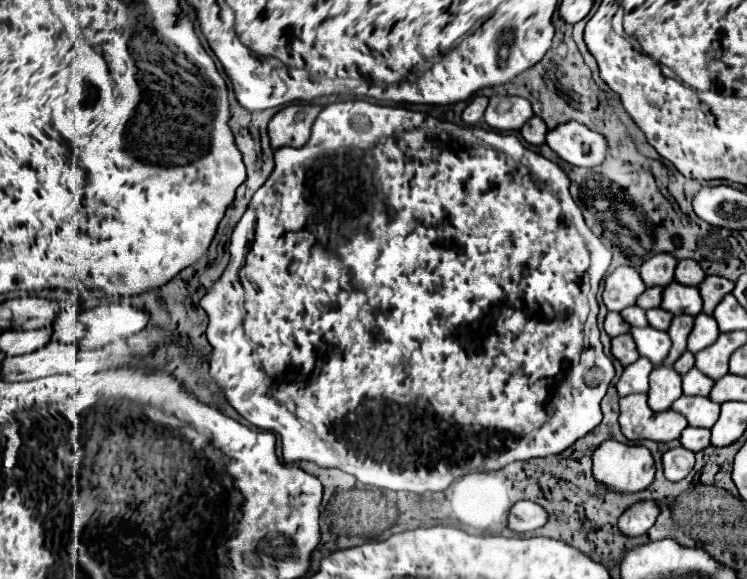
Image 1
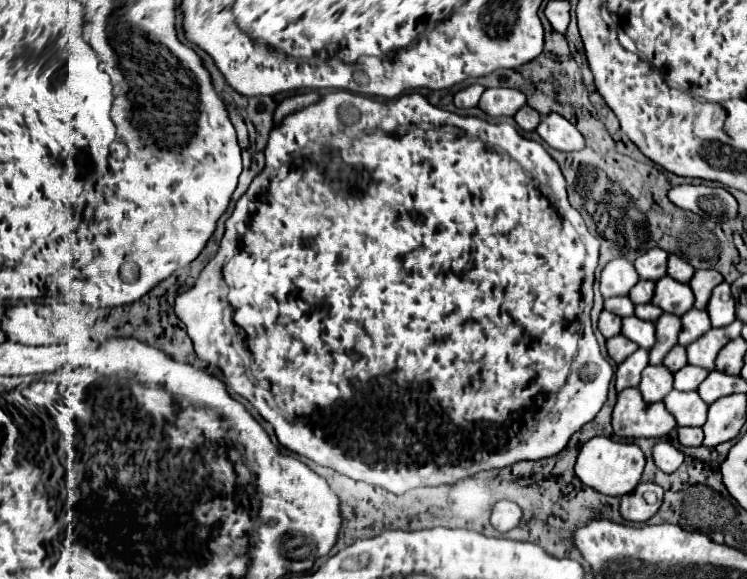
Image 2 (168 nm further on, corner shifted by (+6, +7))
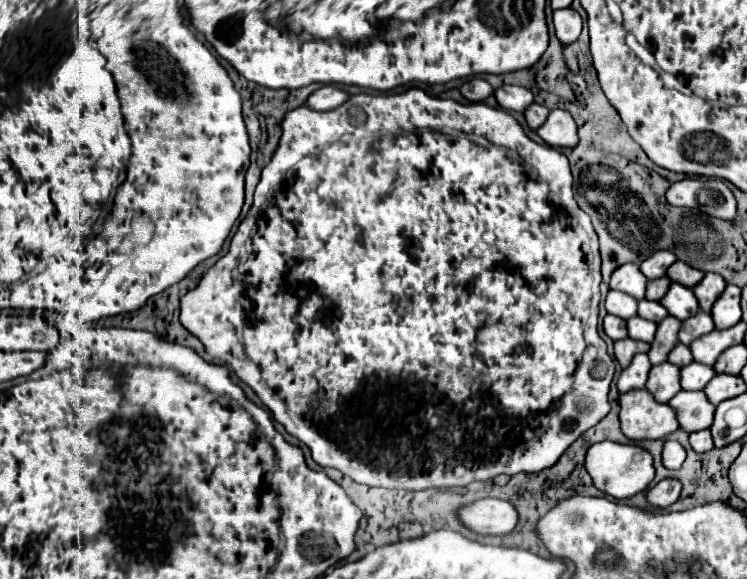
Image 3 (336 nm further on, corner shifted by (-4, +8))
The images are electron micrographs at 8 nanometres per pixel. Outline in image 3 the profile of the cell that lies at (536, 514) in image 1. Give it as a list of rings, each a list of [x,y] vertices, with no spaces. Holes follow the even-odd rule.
[[[484,498],[458,510],[458,520],[472,532],[482,536],[502,536],[514,530],[518,512],[506,500]]]

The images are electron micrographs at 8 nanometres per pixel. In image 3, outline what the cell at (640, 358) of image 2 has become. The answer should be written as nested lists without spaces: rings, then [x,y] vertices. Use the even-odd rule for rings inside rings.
[[[636,354],[632,358],[632,364],[628,368],[622,370],[620,378],[618,378],[618,390],[620,394],[628,392],[628,390],[636,390],[636,388],[644,388],[646,380],[648,380],[648,372],[650,372],[652,364],[648,360],[646,354]]]

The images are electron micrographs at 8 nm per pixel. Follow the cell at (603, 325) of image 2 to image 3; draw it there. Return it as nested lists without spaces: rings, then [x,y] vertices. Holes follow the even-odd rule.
[[[610,314],[604,318],[604,332],[606,332],[606,336],[612,338],[614,342],[628,336],[628,334],[626,334],[626,322],[624,322],[622,318],[610,316]]]

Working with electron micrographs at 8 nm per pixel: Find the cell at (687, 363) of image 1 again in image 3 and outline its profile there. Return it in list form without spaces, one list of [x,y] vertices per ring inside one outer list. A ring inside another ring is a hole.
[[[676,344],[674,348],[672,348],[672,352],[668,354],[668,362],[670,364],[676,364],[676,366],[686,366],[686,364],[690,364],[692,362],[692,354],[690,354],[690,348],[688,346],[684,346],[684,344]]]

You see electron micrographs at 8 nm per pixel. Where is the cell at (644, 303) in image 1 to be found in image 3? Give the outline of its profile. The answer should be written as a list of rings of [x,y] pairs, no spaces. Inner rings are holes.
[[[662,276],[662,280],[650,280],[648,290],[646,290],[646,300],[662,300],[662,296],[670,288],[670,278]]]

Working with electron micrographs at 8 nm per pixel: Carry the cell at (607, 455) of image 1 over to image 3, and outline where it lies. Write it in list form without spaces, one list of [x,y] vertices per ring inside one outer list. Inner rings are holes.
[[[604,440],[600,444],[590,446],[586,454],[586,470],[594,480],[594,486],[612,498],[624,500],[632,498],[634,494],[646,490],[646,486],[654,480],[654,466],[652,466],[652,454],[640,446],[628,446],[628,444],[616,444],[610,440]]]

